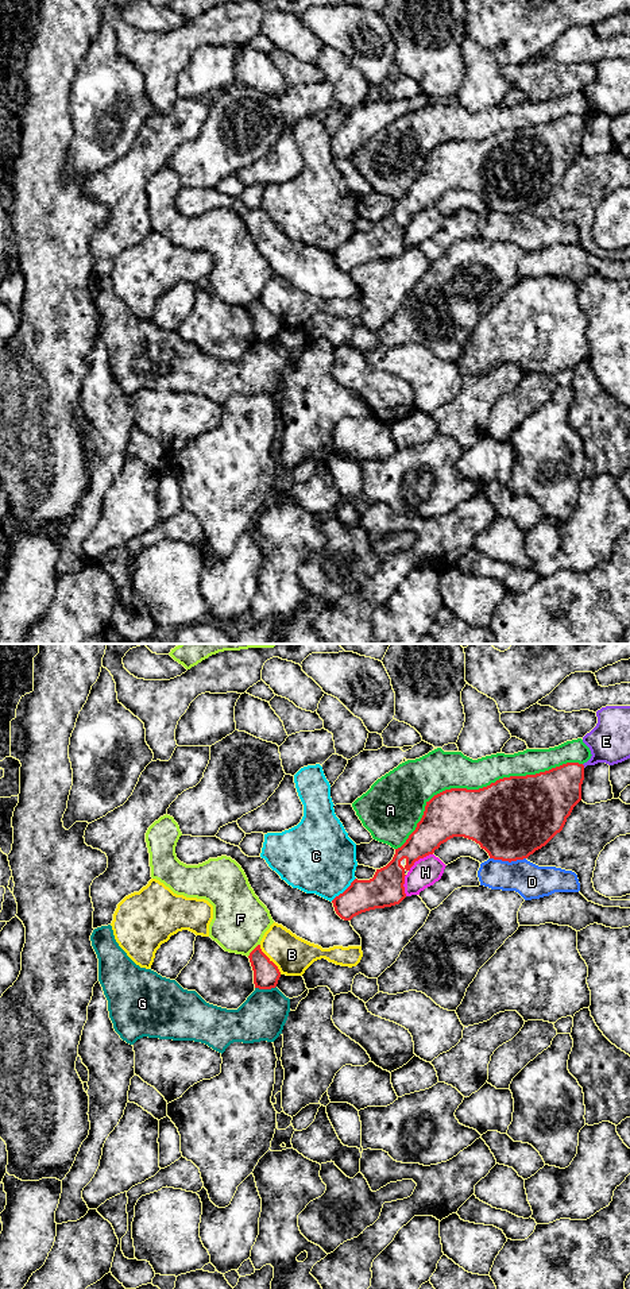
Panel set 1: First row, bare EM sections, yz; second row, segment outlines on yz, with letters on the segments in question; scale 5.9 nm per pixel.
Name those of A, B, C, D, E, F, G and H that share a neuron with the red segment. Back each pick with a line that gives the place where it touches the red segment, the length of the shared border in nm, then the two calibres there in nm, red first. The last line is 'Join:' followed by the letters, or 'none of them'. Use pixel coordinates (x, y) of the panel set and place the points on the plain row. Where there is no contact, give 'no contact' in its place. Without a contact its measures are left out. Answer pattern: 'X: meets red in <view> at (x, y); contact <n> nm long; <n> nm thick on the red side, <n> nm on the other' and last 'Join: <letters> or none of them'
Join: none of them

